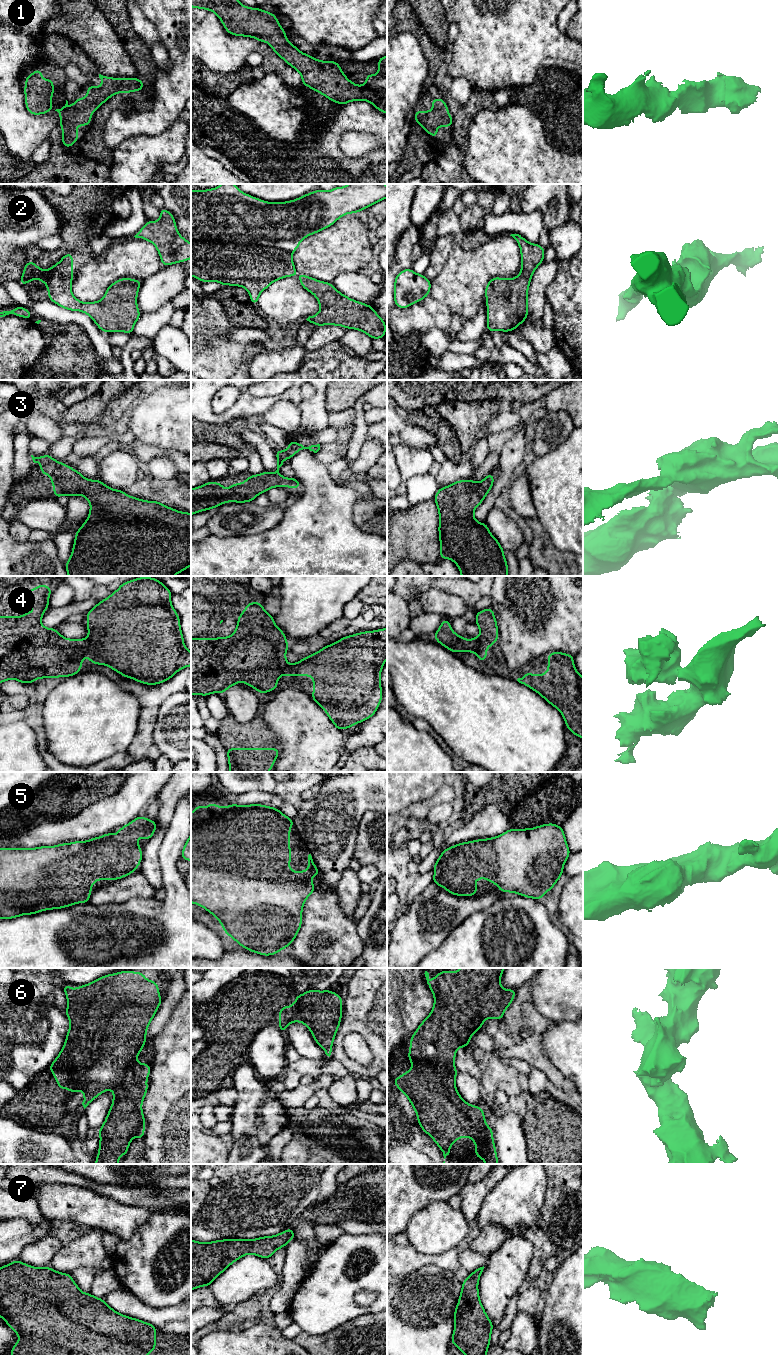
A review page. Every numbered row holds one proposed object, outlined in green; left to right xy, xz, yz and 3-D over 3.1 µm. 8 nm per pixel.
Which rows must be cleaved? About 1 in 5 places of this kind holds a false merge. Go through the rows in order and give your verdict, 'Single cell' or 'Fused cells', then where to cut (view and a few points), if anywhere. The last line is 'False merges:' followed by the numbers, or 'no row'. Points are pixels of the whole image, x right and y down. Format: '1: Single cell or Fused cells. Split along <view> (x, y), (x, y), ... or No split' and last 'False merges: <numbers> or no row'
1: Single cell. No split
2: Single cell. No split
3: Single cell. No split
4: Single cell. No split
5: Single cell. No split
6: Single cell. No split
7: Single cell. No split
False merges: no row

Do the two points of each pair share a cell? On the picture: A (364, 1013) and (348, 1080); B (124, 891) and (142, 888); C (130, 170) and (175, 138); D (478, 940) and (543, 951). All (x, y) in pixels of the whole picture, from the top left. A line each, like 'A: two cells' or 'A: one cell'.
A: two cells
B: one cell
C: one cell
D: one cell

